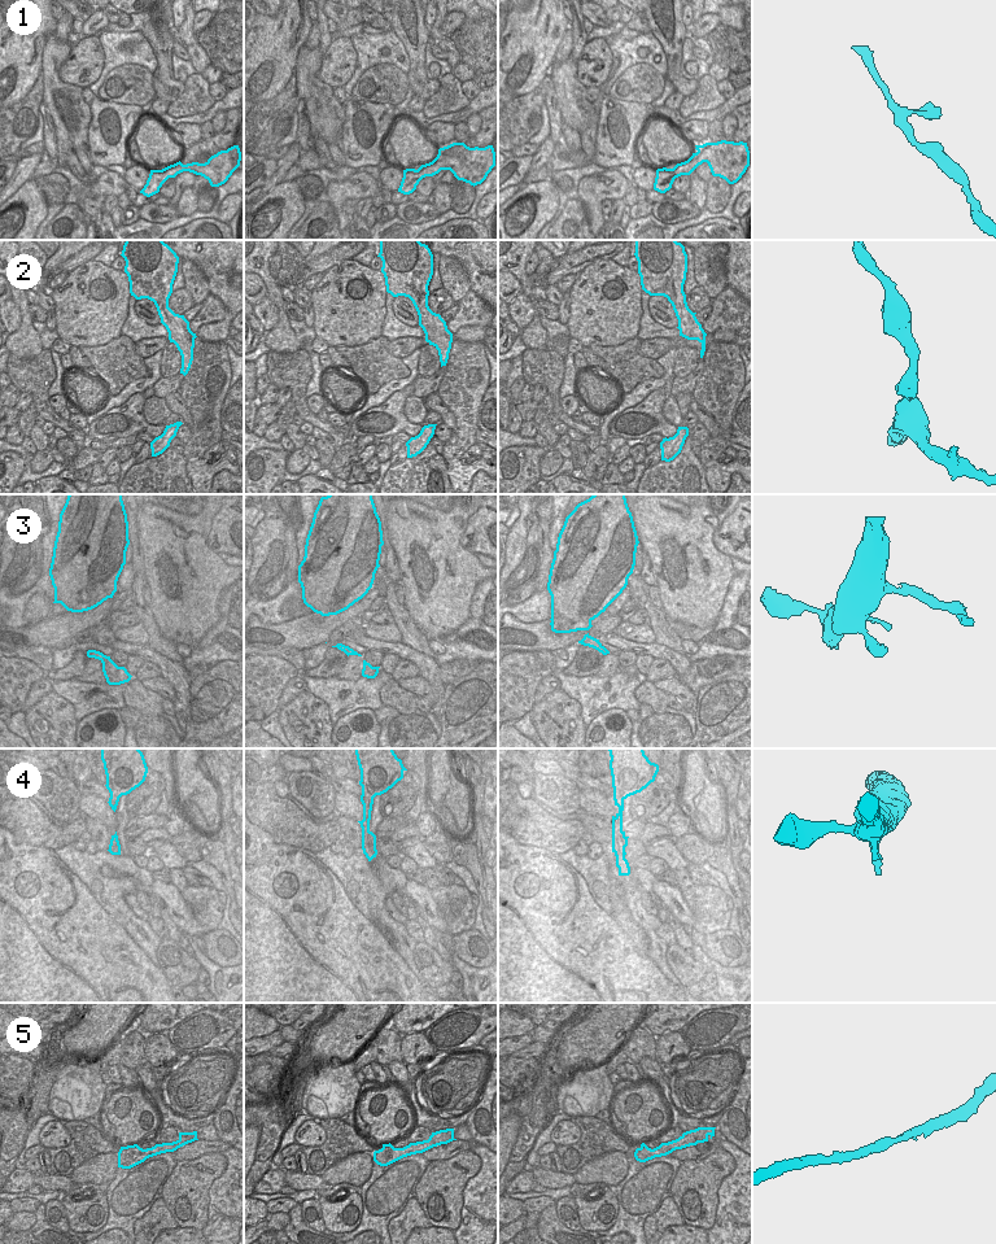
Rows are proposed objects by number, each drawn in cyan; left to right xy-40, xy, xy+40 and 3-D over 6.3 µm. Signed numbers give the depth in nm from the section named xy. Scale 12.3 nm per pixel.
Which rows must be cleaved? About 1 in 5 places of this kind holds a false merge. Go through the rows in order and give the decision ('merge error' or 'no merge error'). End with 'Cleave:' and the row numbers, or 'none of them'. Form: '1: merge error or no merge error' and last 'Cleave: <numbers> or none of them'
1: no merge error
2: no merge error
3: no merge error
4: no merge error
5: no merge error
Cleave: none of them

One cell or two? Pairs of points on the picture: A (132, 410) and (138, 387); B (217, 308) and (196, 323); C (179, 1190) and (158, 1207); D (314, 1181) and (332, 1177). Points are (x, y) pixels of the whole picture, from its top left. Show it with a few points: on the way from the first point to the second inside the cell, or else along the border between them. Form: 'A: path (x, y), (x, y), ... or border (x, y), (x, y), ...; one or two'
A: border (142, 392), (132, 393), (121, 405), (110, 409); two
B: path (212, 311), (201, 321); one
C: border (161, 1197), (178, 1226); two
D: border (319, 1175), (324, 1182); two

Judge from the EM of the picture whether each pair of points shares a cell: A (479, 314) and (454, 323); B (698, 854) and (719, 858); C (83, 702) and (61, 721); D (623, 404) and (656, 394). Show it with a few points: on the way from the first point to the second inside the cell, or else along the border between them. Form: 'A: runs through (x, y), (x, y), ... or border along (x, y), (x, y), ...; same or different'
A: runs through (472, 314), (467, 314), (461, 319); same
B: border along (708, 839), (706, 843), (706, 861); different
C: border along (52, 690), (73, 706), (74, 717), (78, 721); different
D: border along (662, 387), (617, 414); different

